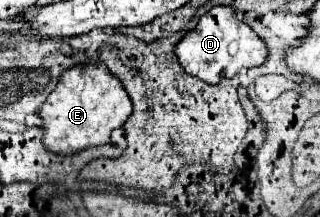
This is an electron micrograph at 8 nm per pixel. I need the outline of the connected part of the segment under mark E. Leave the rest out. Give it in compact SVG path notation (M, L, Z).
M79 65L61 73L55 91L41 105L43 119L43 145L59 155L73 155L85 147L109 143L111 131L123 127L131 115L133 105L121 81L103 65Z

